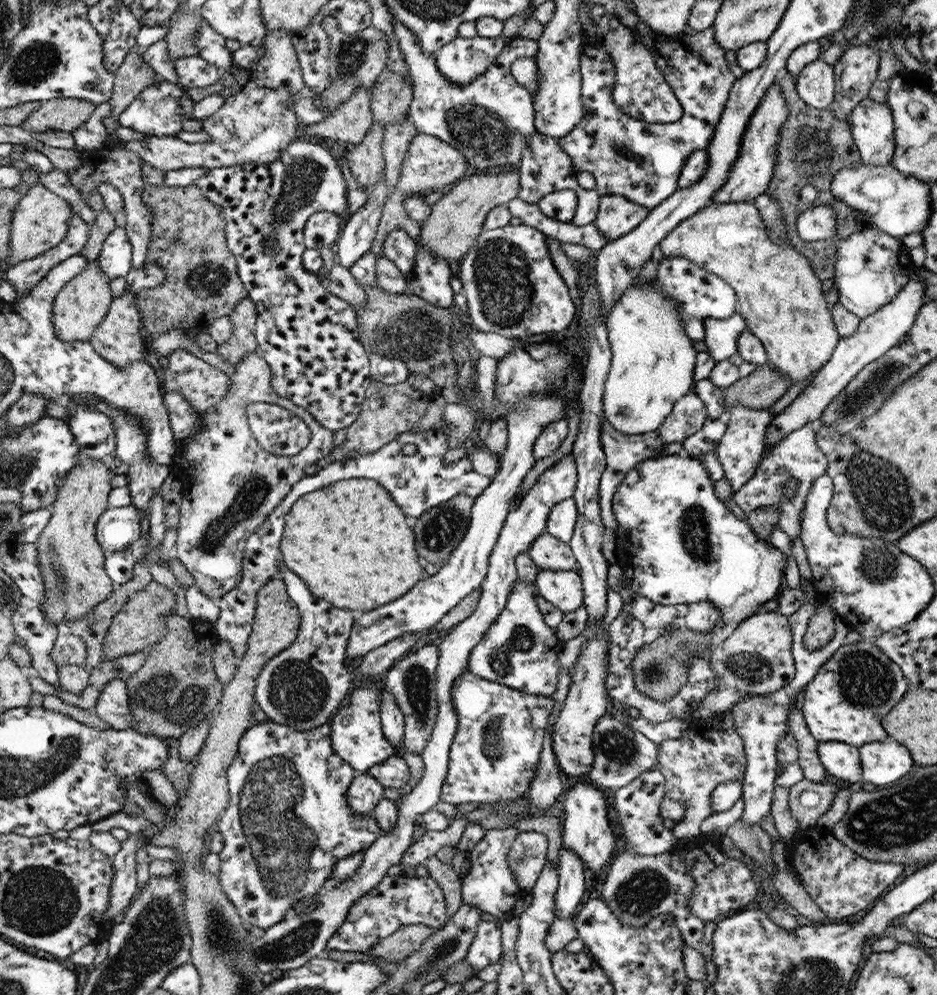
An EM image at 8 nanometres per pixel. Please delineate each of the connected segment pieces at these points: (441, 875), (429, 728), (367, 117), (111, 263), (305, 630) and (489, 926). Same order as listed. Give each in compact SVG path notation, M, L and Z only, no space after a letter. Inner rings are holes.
M436 855L426 858L423 865L428 869L431 876L443 890L445 907L448 919L463 905L461 895L461 879L453 870L452 865L440 862Z
M437 644L425 645L416 651L404 655L390 670L384 673L382 681L389 693L395 696L399 710L404 712L405 730L401 751L420 754L432 737L436 716L439 712L437 703L437 667L439 648Z
M358 87L350 96L348 102L340 105L336 112L326 116L320 123L310 125L298 125L298 135L304 139L328 138L340 143L346 143L349 147L362 143L370 131L373 130L372 93L364 87Z
M116 228L106 238L97 260L113 279L125 277L132 268L132 246L124 228Z
M283 562L279 569L283 580L287 582L290 596L294 602L297 602L297 608L301 612L301 629L294 644L274 656L257 676L256 705L261 708L268 720L274 720L276 724L286 724L288 728L295 728L298 732L308 732L312 728L328 723L336 710L343 705L347 694L352 689L351 674L346 669L345 660L347 660L346 649L348 649L348 639L354 625L355 613L352 610L338 609L328 604L326 600L312 596L308 586L292 570L288 570Z
M485 919L480 922L472 944L469 946L466 962L477 974L488 965L495 963L502 954L502 929L497 920Z

